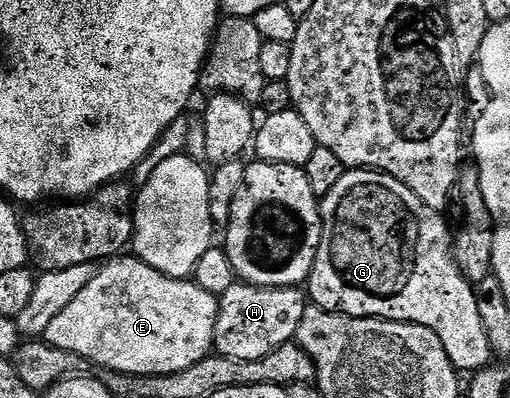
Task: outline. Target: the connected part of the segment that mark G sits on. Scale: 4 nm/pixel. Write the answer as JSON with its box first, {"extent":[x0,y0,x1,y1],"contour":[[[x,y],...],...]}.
{"extent":[307,169,494,373],"contour":[[[368,169],[346,170],[345,175],[339,177],[339,185],[335,185],[335,189],[331,189],[331,193],[327,193],[320,200],[320,204],[321,244],[319,245],[319,253],[315,257],[313,271],[307,280],[308,298],[316,306],[322,307],[324,311],[350,315],[356,319],[386,319],[396,323],[423,325],[427,329],[431,329],[431,333],[435,333],[435,337],[439,337],[439,341],[443,341],[443,349],[447,353],[451,365],[459,373],[484,371],[486,367],[494,362],[491,341],[487,341],[487,333],[483,333],[483,322],[482,318],[479,317],[474,284],[470,283],[467,277],[463,277],[459,265],[453,260],[453,239],[451,238],[451,231],[449,235],[449,227],[445,224],[444,219],[446,216],[442,212],[433,211],[427,205],[423,205],[423,201],[419,201],[419,197],[415,197],[415,193],[411,193],[411,189],[407,189],[407,185],[403,185],[403,181],[385,175],[382,171]]]}

